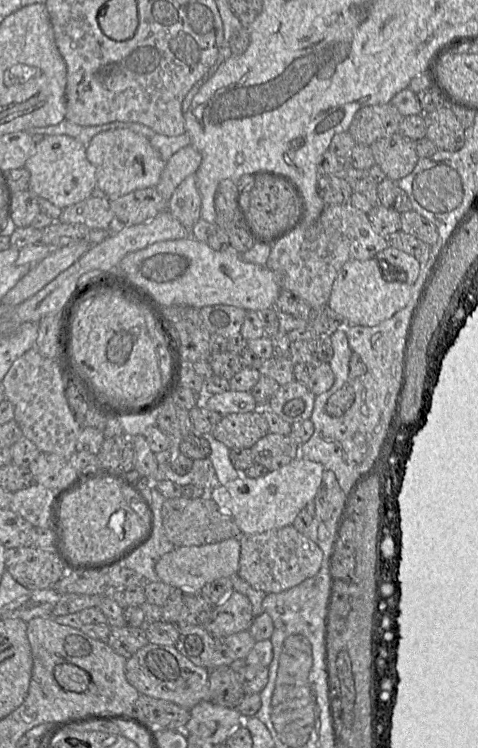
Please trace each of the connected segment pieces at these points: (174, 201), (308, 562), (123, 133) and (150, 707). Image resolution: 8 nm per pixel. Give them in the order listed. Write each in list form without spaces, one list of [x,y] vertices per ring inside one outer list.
[[[196,175],[187,176],[168,201],[169,212],[187,229],[192,229],[201,218],[201,196],[196,186]]]
[[[292,525],[260,534],[241,534],[239,541],[237,575],[254,589],[266,594],[288,590],[314,576],[321,568],[322,550]]]
[[[116,128],[96,134],[86,146],[86,156],[96,168],[97,187],[108,199],[116,199],[138,189],[155,187],[166,162],[150,143],[150,140],[128,128]]]
[[[140,695],[133,706],[133,713],[157,732],[160,730],[183,731],[189,720],[189,709],[169,701]]]

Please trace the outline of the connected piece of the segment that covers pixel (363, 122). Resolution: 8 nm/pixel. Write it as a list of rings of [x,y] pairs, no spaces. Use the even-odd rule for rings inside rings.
[[[391,103],[365,106],[356,112],[348,132],[357,144],[370,146],[397,133],[403,117]]]

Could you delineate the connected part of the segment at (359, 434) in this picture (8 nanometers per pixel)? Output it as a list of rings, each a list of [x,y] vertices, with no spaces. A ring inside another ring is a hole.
[[[420,264],[419,275],[411,285],[411,297],[408,303],[393,316],[374,326],[344,325],[330,335],[333,356],[329,364],[335,381],[329,390],[315,397],[310,417],[314,432],[307,442],[300,445],[300,457],[319,462],[325,469],[333,471],[345,493],[348,492],[357,476],[375,460],[385,436],[402,373],[409,319],[431,265]],[[352,352],[360,355],[366,365],[366,373],[352,380],[352,386],[355,389],[353,404],[341,415],[330,416],[326,412],[327,400],[348,381]]]

